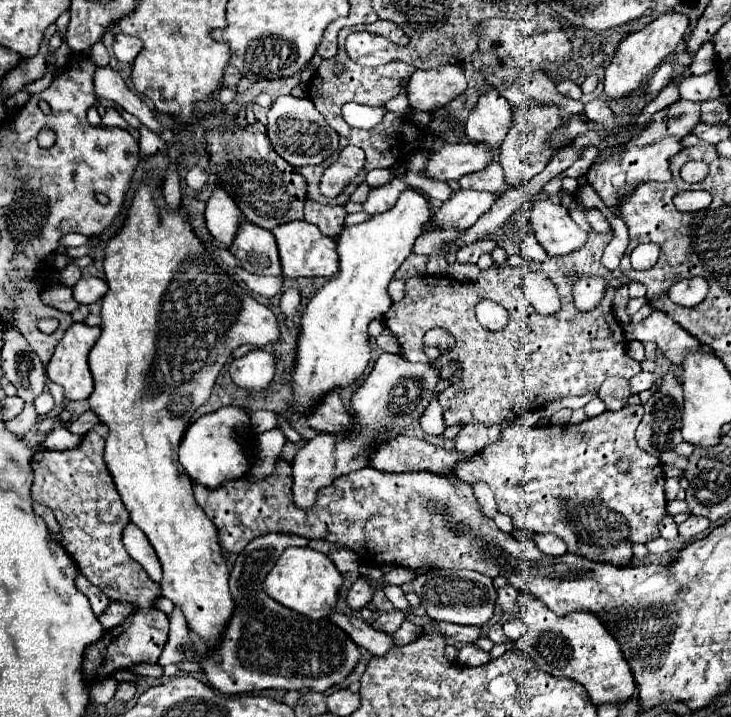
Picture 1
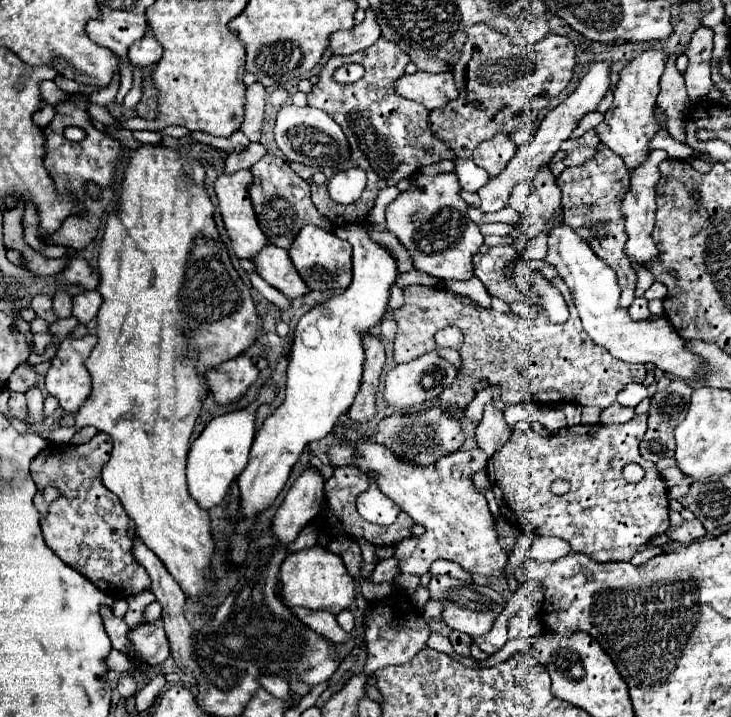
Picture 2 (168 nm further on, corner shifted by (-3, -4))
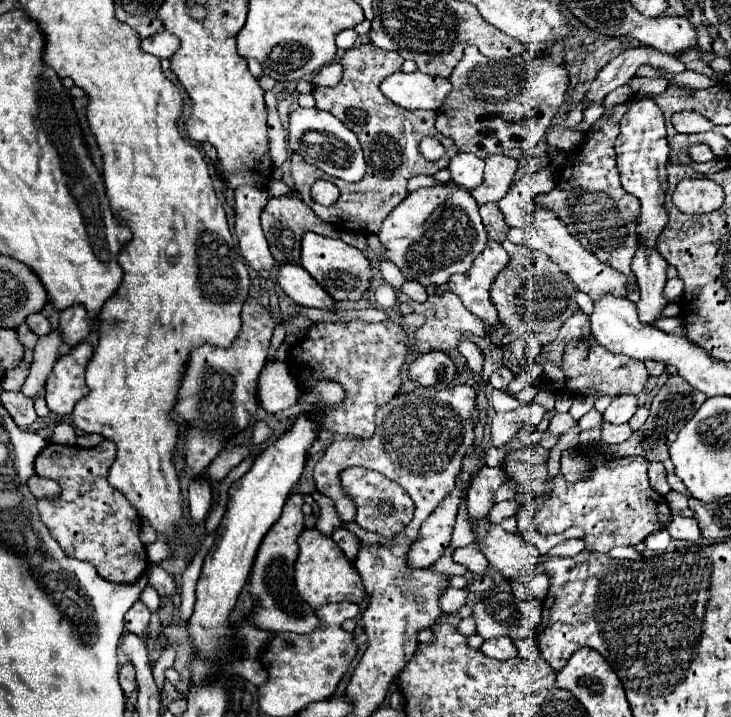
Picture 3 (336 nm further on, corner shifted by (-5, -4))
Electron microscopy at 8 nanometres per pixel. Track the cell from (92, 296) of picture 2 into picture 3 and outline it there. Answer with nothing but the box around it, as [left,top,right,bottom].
[59,305,89,347]

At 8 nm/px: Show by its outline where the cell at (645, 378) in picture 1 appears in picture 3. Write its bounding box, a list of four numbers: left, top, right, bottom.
[603,395,637,423]

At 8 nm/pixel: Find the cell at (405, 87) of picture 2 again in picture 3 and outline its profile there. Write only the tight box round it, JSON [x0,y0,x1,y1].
[381,73,449,111]

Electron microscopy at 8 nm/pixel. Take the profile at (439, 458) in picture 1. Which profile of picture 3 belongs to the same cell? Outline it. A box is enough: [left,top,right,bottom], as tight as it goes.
[473,519,541,579]

